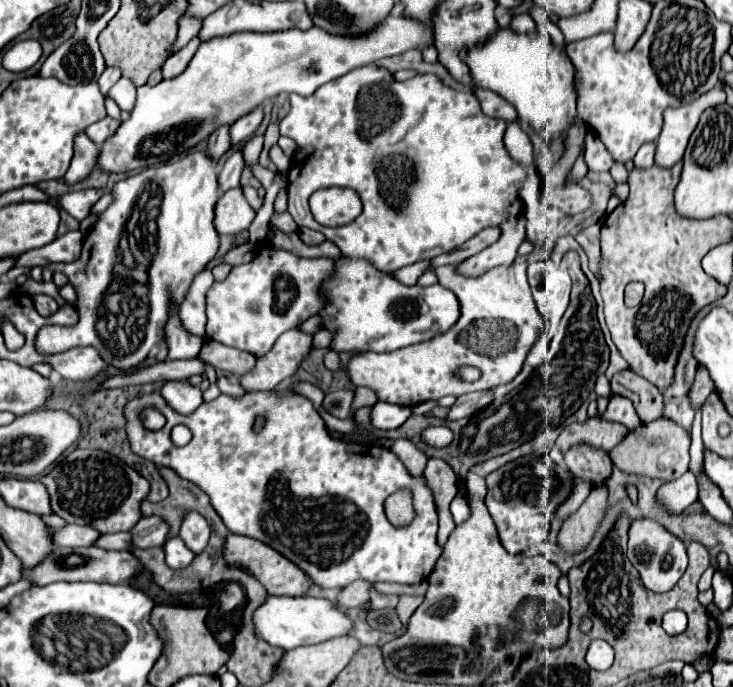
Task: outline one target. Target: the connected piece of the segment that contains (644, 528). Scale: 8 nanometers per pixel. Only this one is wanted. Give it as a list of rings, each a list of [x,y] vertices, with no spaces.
[[[636,520],[630,526],[628,536],[630,536],[628,558],[634,564],[634,568],[640,572],[644,586],[658,594],[670,592],[676,586],[676,582],[682,578],[688,566],[686,546],[676,536],[672,536],[668,530],[664,530],[660,524],[656,524],[654,520]]]

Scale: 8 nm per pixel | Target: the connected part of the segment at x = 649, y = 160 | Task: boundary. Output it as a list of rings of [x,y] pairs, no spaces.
[[[650,142],[650,144],[644,144],[638,154],[634,156],[634,166],[644,170],[644,168],[650,168],[654,164],[654,150],[656,150],[656,144]]]

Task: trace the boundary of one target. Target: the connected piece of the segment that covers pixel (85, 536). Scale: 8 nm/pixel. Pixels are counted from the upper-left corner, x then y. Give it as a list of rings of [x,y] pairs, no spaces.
[[[68,524],[62,530],[54,530],[54,544],[56,546],[94,546],[98,542],[98,538],[102,536],[98,530],[88,528],[88,526],[78,526],[78,524]]]

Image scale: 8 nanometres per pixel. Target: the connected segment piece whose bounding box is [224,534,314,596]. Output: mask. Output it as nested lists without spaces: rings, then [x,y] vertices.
[[[230,534],[224,544],[224,554],[226,554],[228,564],[248,570],[256,580],[260,580],[262,586],[266,586],[270,596],[304,596],[314,586],[314,582],[310,580],[310,576],[306,576],[302,568],[298,568],[292,560],[282,556],[274,548],[268,548],[268,544],[262,544],[254,538]]]

